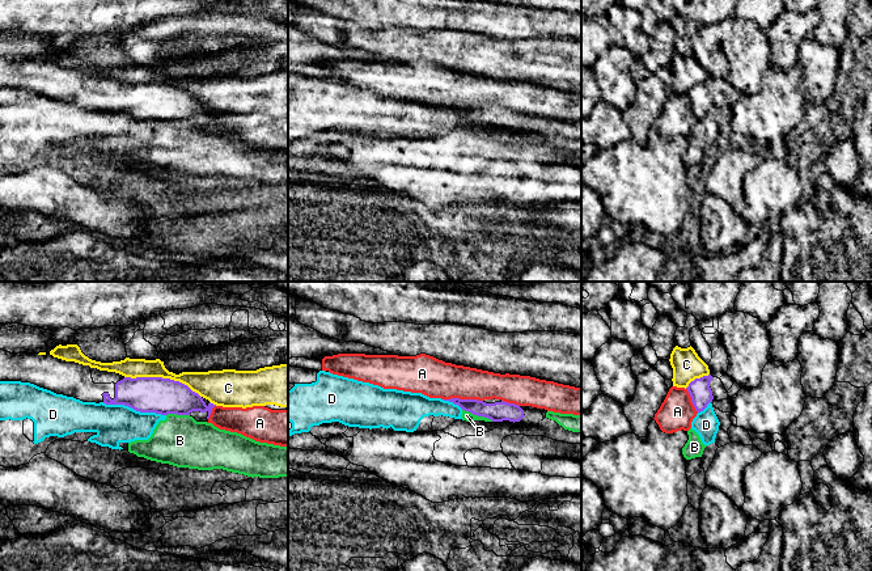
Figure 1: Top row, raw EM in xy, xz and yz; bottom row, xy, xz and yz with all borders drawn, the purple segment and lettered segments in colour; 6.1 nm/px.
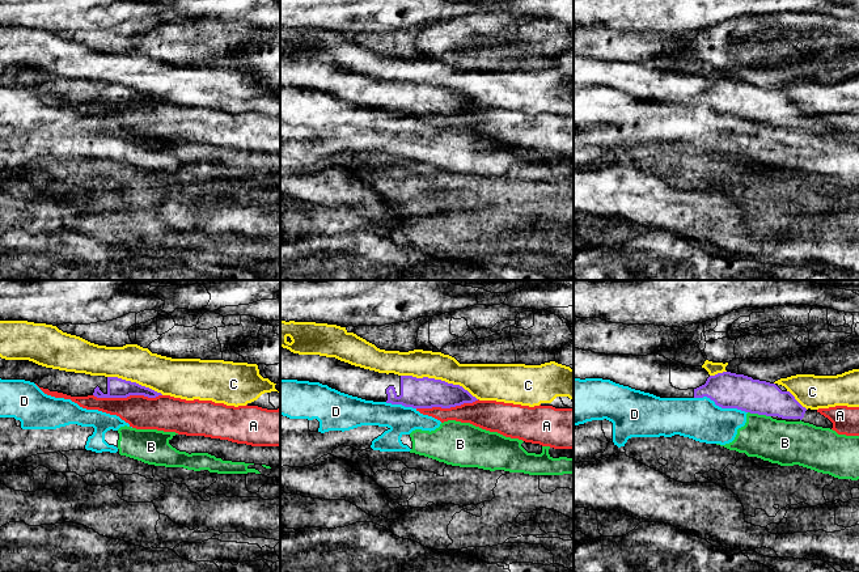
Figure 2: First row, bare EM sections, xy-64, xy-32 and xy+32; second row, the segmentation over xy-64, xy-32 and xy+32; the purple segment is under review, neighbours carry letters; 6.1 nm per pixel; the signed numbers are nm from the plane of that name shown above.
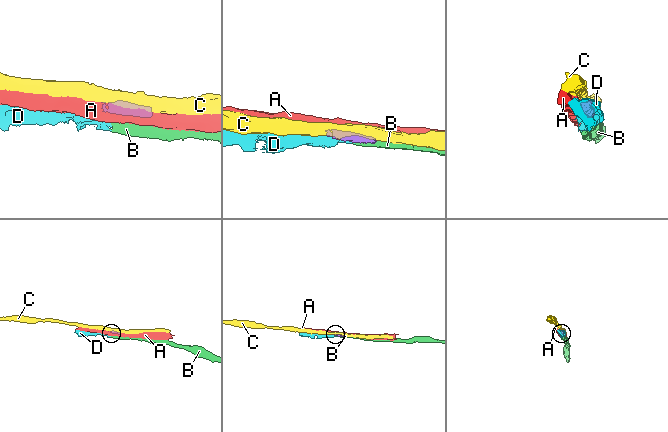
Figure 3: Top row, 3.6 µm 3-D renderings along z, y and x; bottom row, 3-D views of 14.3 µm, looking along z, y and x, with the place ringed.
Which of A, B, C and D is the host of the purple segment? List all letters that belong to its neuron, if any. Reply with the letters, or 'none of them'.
none of them

